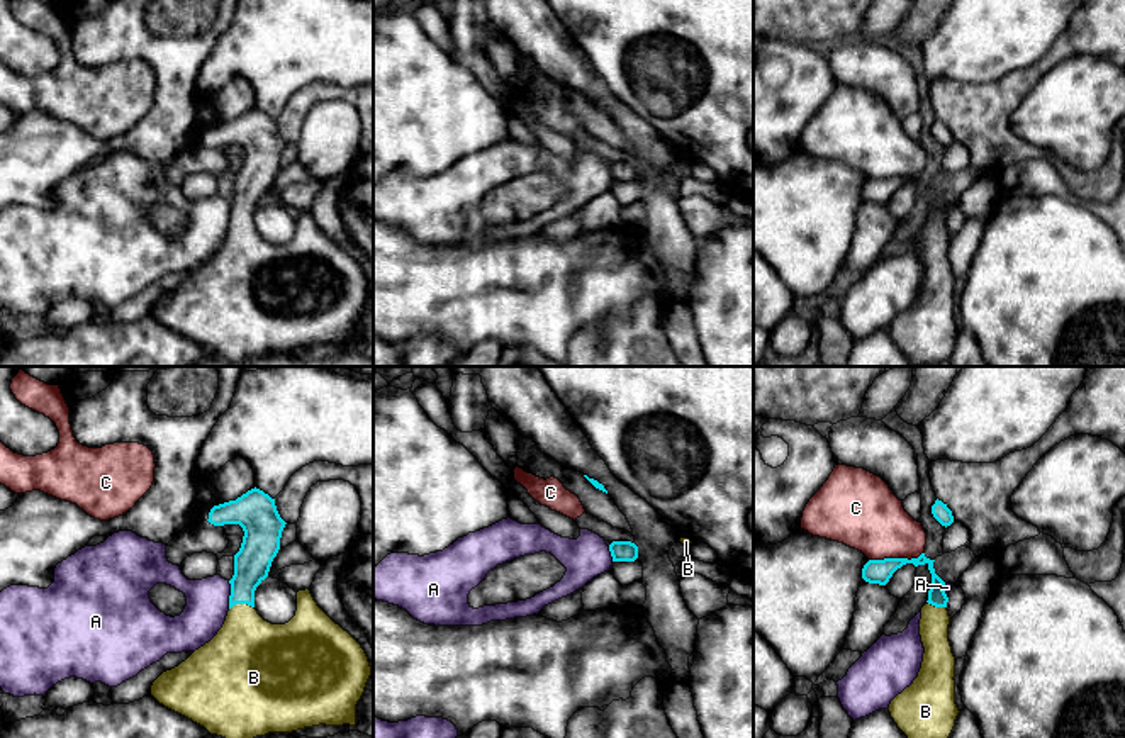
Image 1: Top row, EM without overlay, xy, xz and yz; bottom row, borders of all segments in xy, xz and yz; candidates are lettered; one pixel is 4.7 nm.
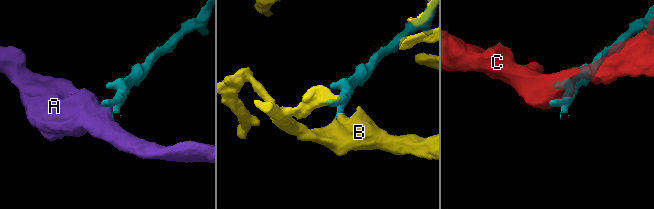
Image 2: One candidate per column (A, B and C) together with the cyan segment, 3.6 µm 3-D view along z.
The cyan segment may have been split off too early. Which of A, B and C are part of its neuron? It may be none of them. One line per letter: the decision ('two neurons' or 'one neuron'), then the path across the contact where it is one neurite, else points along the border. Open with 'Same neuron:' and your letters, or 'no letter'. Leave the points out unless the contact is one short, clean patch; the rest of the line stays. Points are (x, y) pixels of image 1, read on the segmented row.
Same neuron: B
A: two neurons; border xy (228, 581), (229, 608)
B: one neuron; way xy (251, 564), (243, 584), (241, 603), (248, 654)
C: two neurons; border yz (922, 552), (912, 559), (869, 560)

